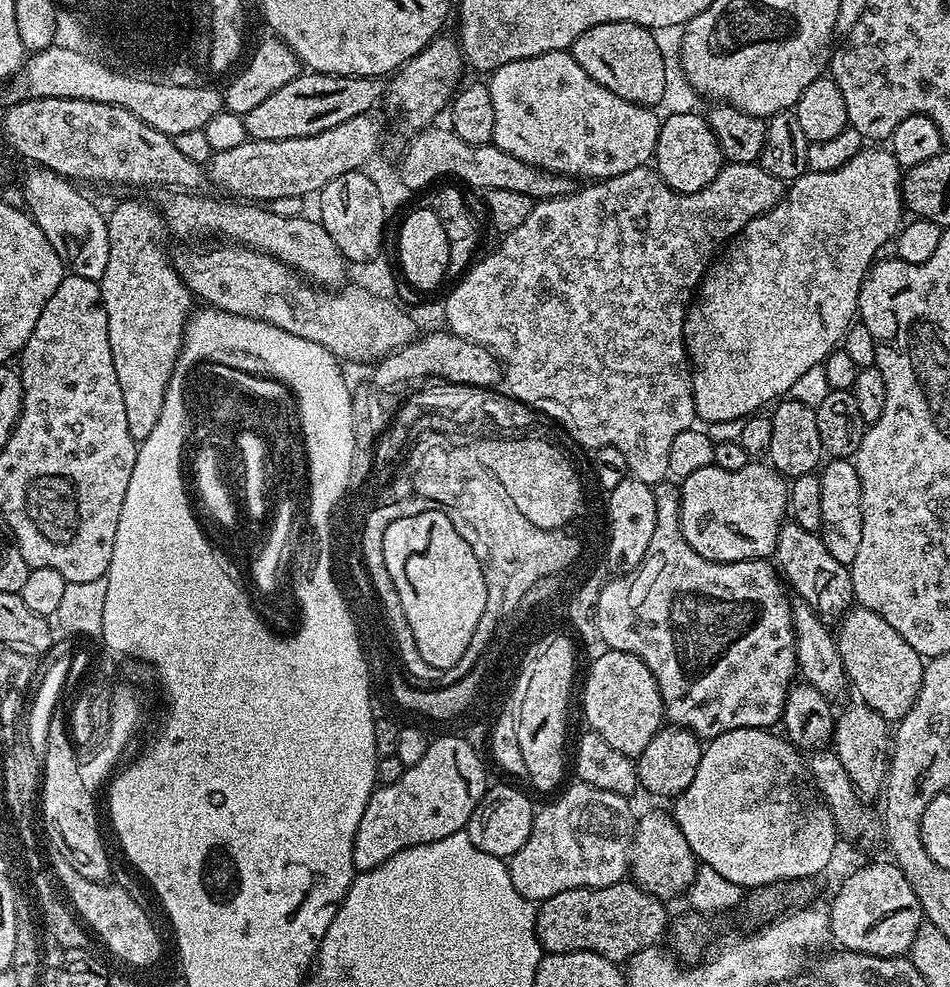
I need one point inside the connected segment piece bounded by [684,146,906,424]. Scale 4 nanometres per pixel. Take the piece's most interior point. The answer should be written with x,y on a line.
778,303

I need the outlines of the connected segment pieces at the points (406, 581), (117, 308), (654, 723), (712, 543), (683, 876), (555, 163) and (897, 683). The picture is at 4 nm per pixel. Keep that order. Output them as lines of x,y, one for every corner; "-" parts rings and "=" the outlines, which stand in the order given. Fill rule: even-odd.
444,510
398,518
390,522
379,537
381,540
378,540
378,547
384,555
385,569
393,579
394,588
398,590
405,620
409,623
418,652
430,668
441,670
455,666
465,653
489,596
481,557
476,557
475,550
464,541
463,534
452,525
451,518
=
128,200
125,204
118,205
112,213
109,211
106,219
110,258
106,274
98,283
104,313
108,319
108,341
116,367
116,381
122,390
129,429
155,429
160,423
160,413
164,410
164,398
168,395
168,380
172,377
172,368
180,355
180,331
184,328
184,319
188,316
188,307
194,302
194,296
175,272
169,253
166,250
164,253
164,244
160,241
160,216
150,205
=
611,650
601,653
593,662
588,672
588,681
584,684
587,727
604,738
615,750
631,758
638,757
642,750
646,750
650,738
654,738
654,734
660,731
665,719
656,679
637,656
=
749,462
742,470
722,470
711,464
679,481
678,487
680,529
686,542
694,551
702,554
702,558
733,564
739,560
764,560
775,553
780,526
785,523
789,511
789,485
775,468
764,462
=
648,812
634,824
630,853
630,876
645,892
652,896
669,898
687,893
696,882
698,859
692,846
671,815
=
571,51
547,52
541,56
510,62
491,73
487,85
494,104
494,134
491,143
506,154
542,168
545,172
569,178
593,176
590,178
599,182
645,167
655,157
661,117
656,117
651,107
627,104
594,82
594,78
590,78
590,74
578,66
=
853,607
843,617
836,636
836,649
840,651
842,666
851,687
861,701
873,708
889,722
899,722
914,706
923,684
925,661
916,653
914,646
869,608

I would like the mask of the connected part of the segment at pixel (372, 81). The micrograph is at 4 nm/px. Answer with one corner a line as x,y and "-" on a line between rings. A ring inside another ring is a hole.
298,74
290,82
286,82
286,86
282,86
282,90
274,90
274,94
270,94
266,98
266,102
262,102
258,106
254,106
249,112
243,113
245,130
251,139
298,140
314,134
322,134
322,130
330,130
350,118
369,113
372,110
370,108
375,104
380,94
382,96
386,90
385,81
380,78
329,76
327,74
307,75

